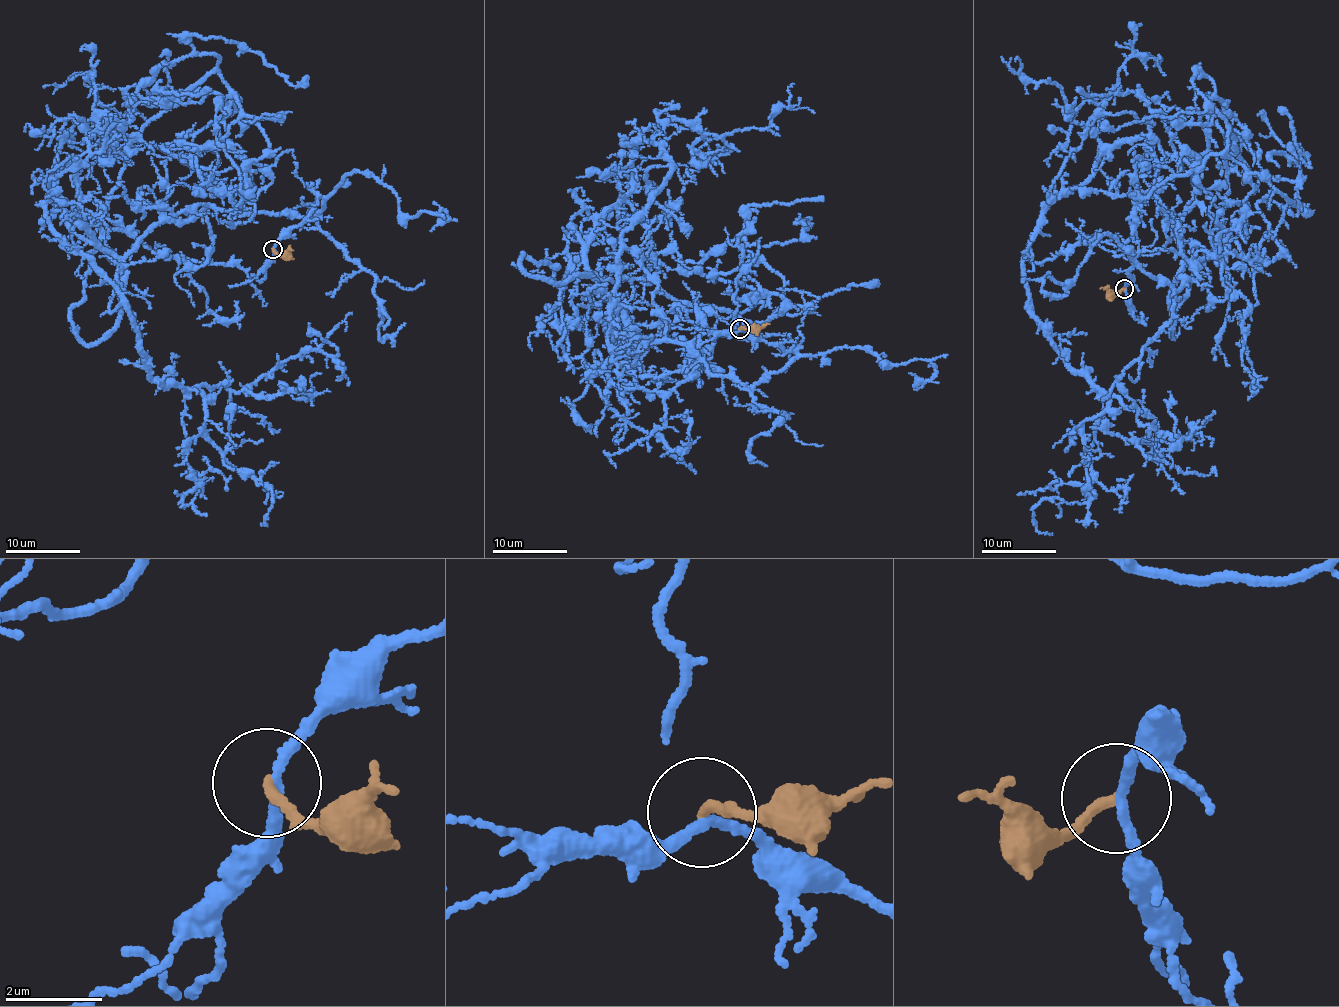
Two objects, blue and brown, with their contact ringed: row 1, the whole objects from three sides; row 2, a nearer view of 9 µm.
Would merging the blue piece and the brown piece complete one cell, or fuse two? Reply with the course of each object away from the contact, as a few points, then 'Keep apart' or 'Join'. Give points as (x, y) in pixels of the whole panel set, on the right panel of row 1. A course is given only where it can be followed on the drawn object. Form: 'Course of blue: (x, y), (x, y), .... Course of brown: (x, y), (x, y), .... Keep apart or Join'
Course of blue: (1124, 288), (1223, 261), (1184, 264), (1148, 139), (1023, 262), (1071, 367), (1188, 437), (1167, 391). Course of brown: (1124, 288), (1113, 295), (1100, 288). Keep apart

